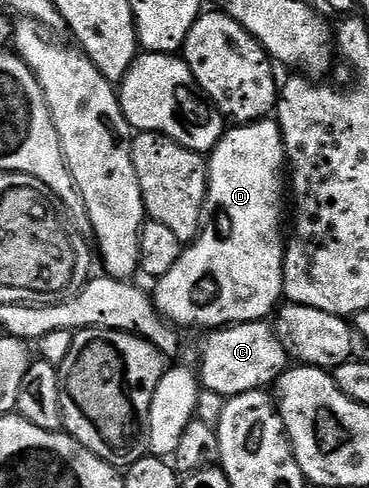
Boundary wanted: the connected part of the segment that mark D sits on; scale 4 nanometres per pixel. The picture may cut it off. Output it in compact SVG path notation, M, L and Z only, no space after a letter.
M267 118L255 120L253 124L238 124L231 127L231 130L223 131L222 140L214 147L214 151L209 153L208 167L206 169L206 207L204 209L204 219L200 225L200 231L193 242L187 243L183 247L180 258L168 274L157 277L155 288L152 288L152 299L158 312L169 323L179 329L202 328L201 330L213 330L224 328L231 324L247 324L253 320L266 320L267 317L279 307L283 299L282 287L284 286L284 258L286 250L284 247L284 232L282 236L282 188L284 192L284 173L287 171L286 151L282 141L282 131L277 119Z

